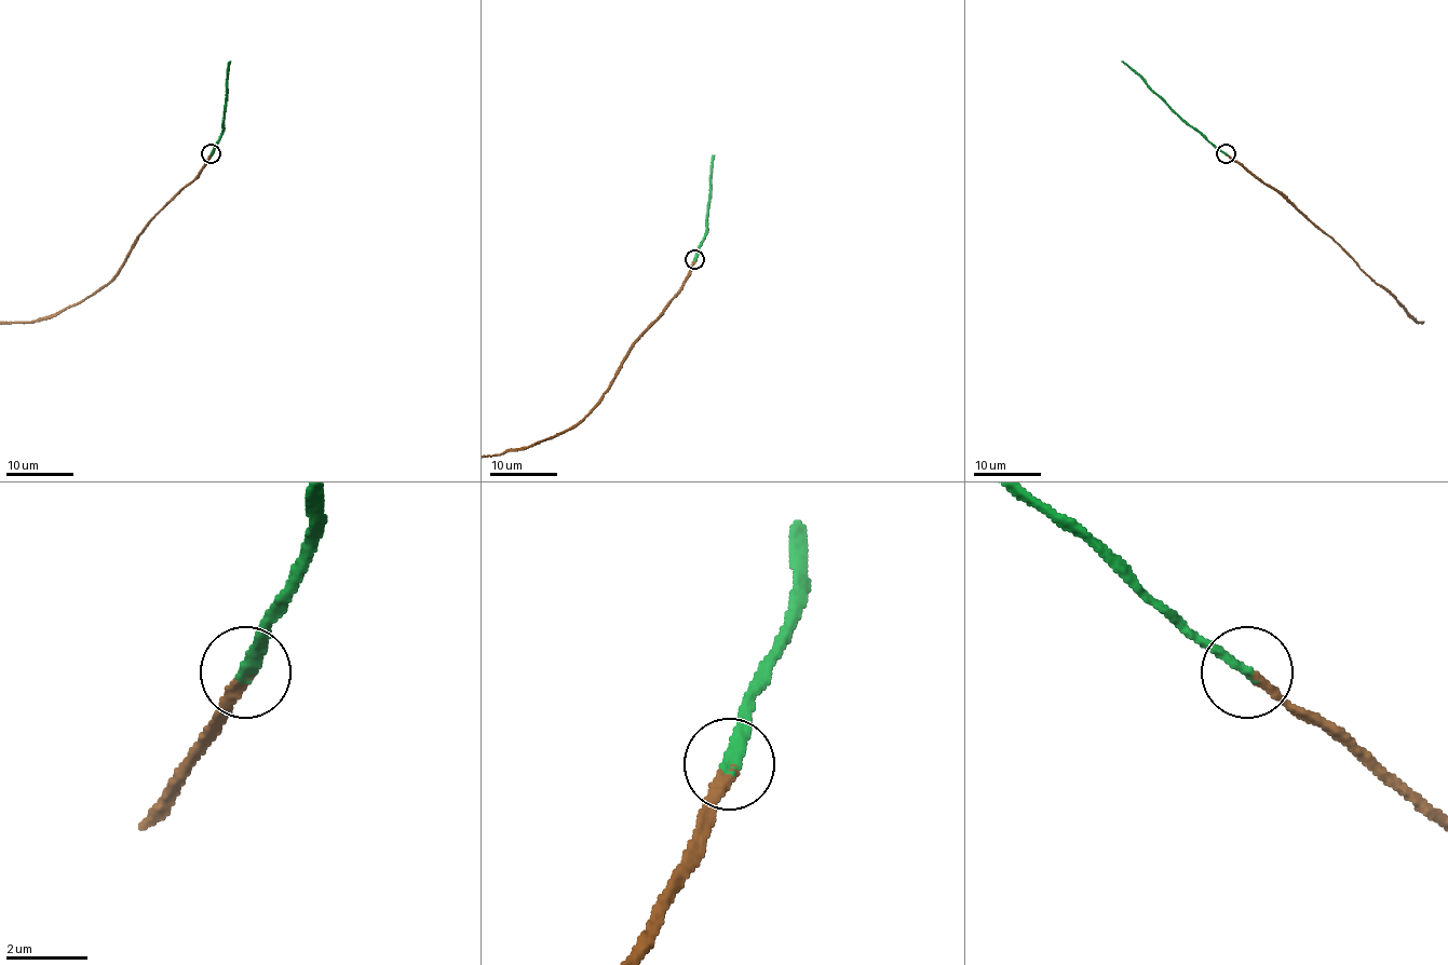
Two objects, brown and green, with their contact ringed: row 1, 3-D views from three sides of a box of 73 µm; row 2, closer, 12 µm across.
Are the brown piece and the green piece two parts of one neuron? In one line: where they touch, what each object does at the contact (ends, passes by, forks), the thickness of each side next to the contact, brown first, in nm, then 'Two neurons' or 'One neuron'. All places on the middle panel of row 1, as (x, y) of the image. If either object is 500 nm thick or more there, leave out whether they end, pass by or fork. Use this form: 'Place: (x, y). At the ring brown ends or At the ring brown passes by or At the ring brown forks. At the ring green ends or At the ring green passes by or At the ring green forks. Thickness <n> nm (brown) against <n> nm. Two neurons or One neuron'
Place: (694, 259). At the ring brown ends. At the ring green ends. Thickness 240 nm (brown) against 320 nm. One neuron

